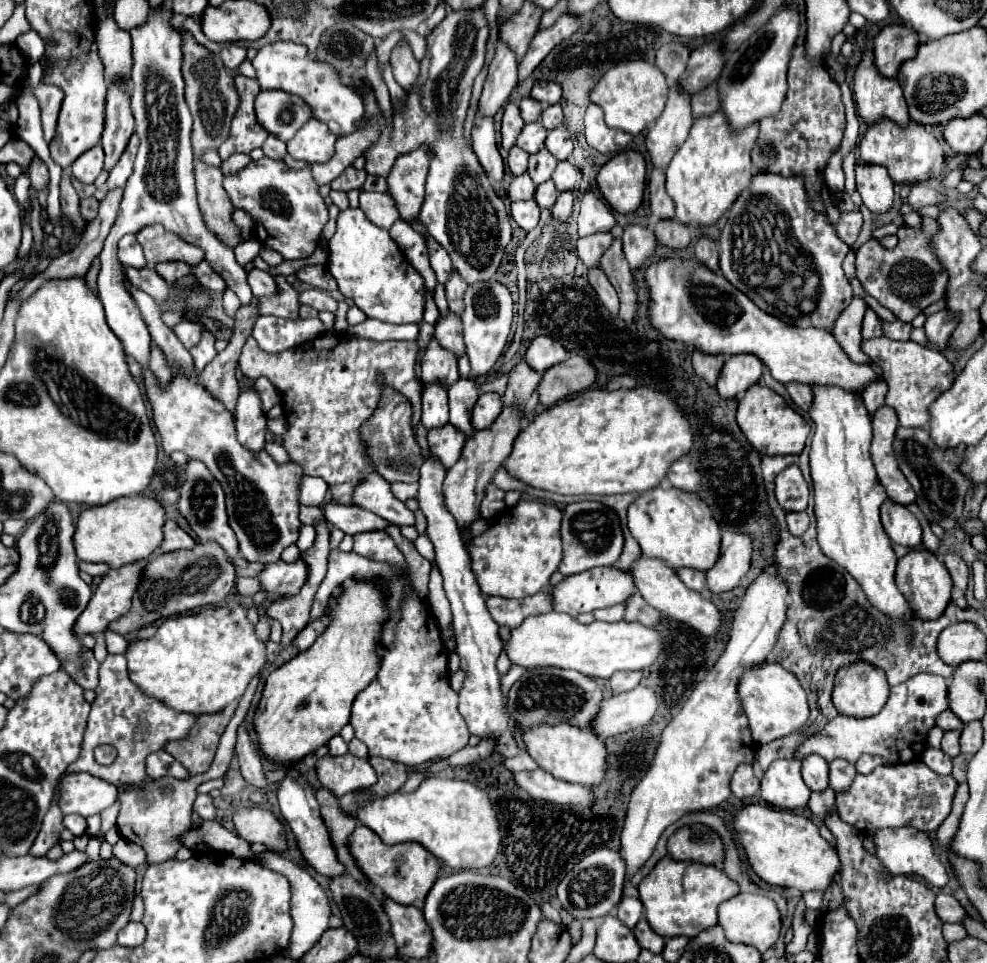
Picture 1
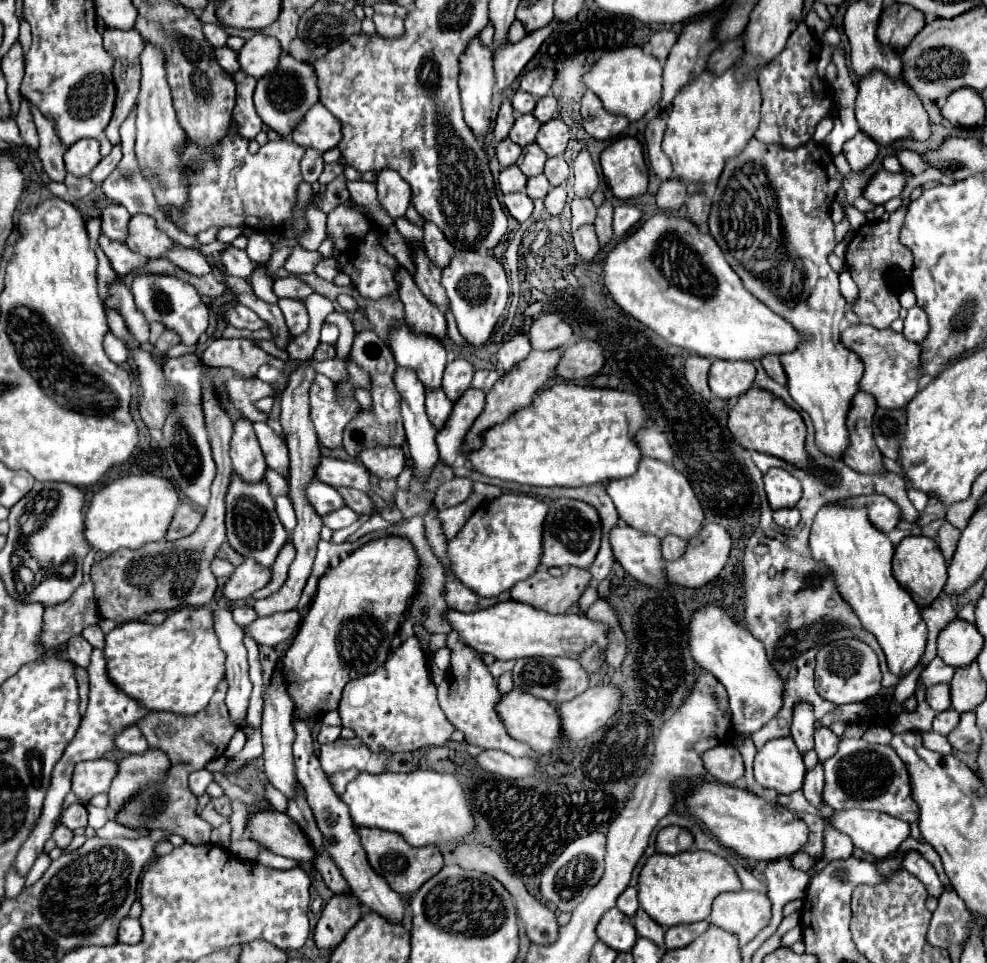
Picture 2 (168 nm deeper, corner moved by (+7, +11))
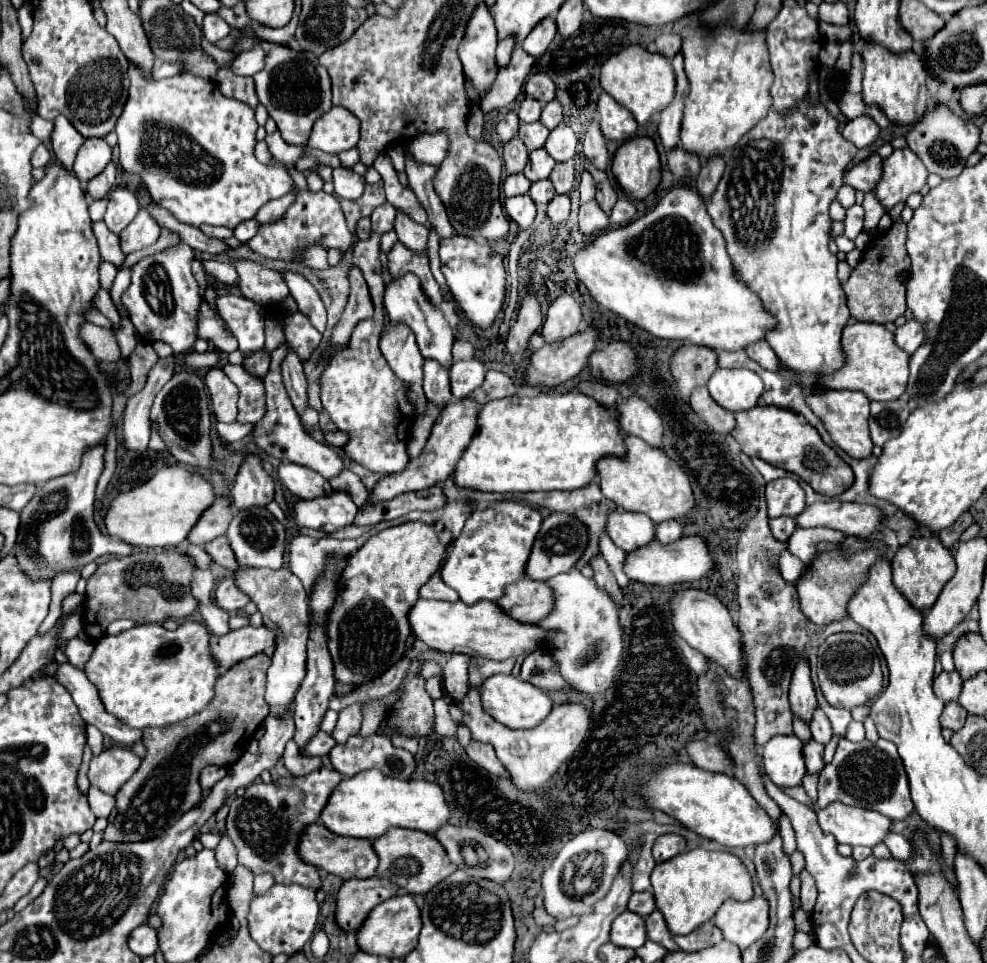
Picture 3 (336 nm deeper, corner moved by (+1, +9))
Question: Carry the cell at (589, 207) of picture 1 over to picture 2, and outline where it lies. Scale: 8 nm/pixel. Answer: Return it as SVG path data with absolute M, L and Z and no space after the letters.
M583 148L573 160L573 178L575 178L573 190L577 196L591 196L599 186L599 176L587 148Z

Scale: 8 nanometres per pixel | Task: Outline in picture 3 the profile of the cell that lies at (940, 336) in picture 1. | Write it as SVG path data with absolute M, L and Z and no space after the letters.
M907 320L895 330L895 342L909 354L913 354L925 340L925 330L917 320Z

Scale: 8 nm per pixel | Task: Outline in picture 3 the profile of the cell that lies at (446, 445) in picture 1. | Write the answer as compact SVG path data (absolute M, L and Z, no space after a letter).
M425 360L423 372L425 372L423 390L427 400L437 408L443 408L447 402L451 402L451 386L449 386L447 370L439 362Z

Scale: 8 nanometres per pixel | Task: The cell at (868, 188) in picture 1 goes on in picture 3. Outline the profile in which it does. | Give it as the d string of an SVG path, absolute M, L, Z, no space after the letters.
M857 116L849 120L849 124L843 130L843 138L847 138L851 144L855 144L857 150L863 150L871 146L879 136L879 126L869 116Z

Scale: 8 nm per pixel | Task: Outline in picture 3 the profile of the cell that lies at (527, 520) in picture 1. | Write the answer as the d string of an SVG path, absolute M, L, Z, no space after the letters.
M503 500L483 510L475 510L467 518L459 538L453 542L449 560L441 568L443 582L457 590L461 602L465 604L479 600L497 602L509 584L515 584L525 576L525 566L541 522L543 516L539 510L525 502Z

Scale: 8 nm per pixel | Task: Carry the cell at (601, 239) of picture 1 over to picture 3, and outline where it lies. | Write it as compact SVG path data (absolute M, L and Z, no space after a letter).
M581 172L581 178L579 178L579 194L581 194L581 204L587 204L589 200L595 198L595 182L593 182L593 176L589 172Z

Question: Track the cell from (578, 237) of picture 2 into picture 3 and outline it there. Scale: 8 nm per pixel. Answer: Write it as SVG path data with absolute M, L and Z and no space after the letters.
M587 202L585 206L579 208L579 230L585 236L593 236L595 232L603 232L609 226L609 218L605 216L605 212L601 212L601 208L597 206L597 202Z

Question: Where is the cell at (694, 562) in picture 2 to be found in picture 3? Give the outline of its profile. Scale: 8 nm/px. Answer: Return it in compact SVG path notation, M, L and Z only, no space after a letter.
M685 536L681 542L673 542L673 546L661 546L661 542L653 540L649 546L635 550L635 554L627 554L625 574L631 580L655 586L671 586L671 584L689 584L705 578L715 568L713 552L709 550L709 542L703 536Z

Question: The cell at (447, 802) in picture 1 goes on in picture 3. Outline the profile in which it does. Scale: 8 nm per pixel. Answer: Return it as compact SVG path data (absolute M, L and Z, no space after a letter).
M365 770L357 776L345 778L337 790L331 794L325 810L321 812L321 822L341 836L367 838L373 840L385 830L399 826L409 830L421 830L427 834L437 834L439 828L449 824L451 808L445 800L443 788L433 780L397 780L383 776L379 770Z

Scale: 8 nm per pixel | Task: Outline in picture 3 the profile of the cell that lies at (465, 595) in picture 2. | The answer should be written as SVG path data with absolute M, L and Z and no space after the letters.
M433 574L429 578L429 582L419 590L419 596L421 598L431 598L431 600L445 600L445 602L457 602L459 600L459 594L449 588L439 574Z

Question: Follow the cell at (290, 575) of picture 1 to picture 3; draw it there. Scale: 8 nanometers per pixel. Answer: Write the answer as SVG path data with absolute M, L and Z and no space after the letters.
M235 578L223 580L223 582L217 586L217 590L215 590L215 602L217 602L217 606L223 608L223 610L227 610L227 612L241 612L243 606L245 606L249 600L251 600L251 598L237 588Z

